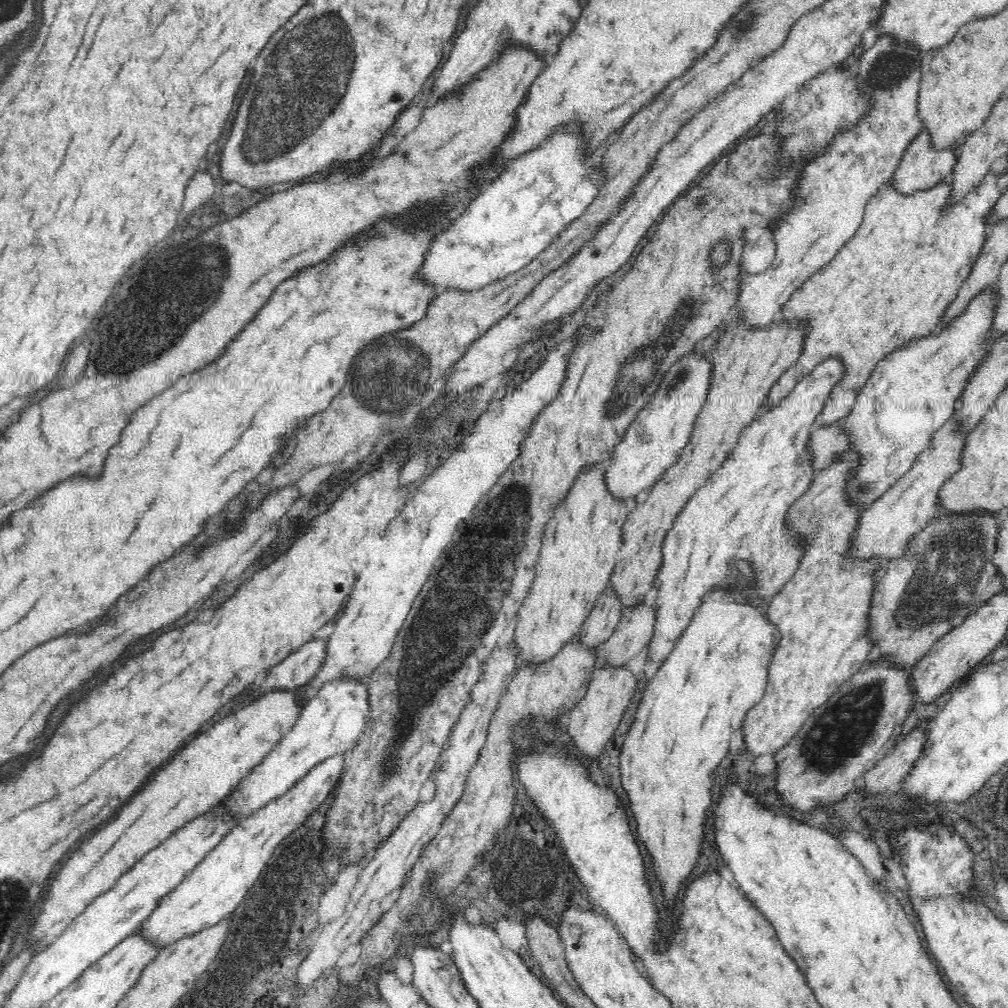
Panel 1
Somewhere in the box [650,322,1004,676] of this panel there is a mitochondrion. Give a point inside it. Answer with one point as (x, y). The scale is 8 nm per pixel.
(941, 587)

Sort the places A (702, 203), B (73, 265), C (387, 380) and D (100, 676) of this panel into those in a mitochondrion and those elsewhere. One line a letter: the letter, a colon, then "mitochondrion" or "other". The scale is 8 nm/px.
A: mitochondrion
B: other
C: mitochondrion
D: other

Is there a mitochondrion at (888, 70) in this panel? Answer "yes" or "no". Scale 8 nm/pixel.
yes

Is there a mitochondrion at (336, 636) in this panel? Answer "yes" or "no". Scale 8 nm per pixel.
no

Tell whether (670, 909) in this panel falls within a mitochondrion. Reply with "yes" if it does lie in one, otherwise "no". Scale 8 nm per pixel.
no

